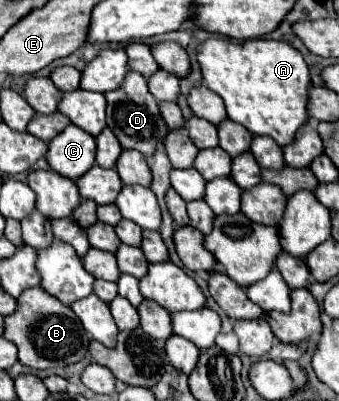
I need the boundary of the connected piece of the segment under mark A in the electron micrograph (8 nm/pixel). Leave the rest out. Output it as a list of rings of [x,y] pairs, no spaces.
[[[206,39],[198,45],[196,59],[208,89],[218,93],[226,105],[228,119],[244,125],[252,135],[268,135],[280,147],[292,141],[296,129],[308,121],[306,95],[310,71],[300,51],[286,41]]]

